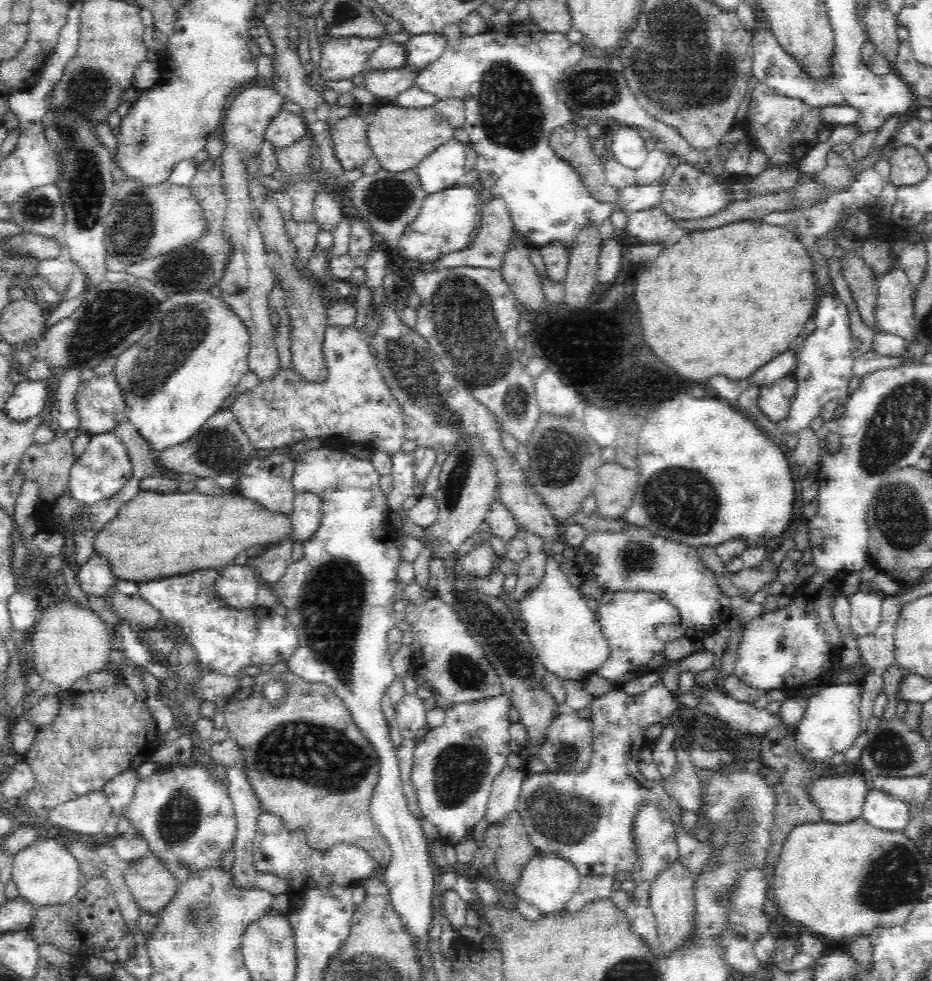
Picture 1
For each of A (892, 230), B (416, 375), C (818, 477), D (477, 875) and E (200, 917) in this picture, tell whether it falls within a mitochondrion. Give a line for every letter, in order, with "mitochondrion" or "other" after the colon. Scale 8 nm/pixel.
A: other
B: mitochondrion
C: other
D: other
E: mitochondrion

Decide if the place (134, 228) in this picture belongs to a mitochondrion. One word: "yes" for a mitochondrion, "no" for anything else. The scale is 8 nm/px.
yes

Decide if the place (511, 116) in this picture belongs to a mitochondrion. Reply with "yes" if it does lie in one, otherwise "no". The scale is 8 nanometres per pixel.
yes

